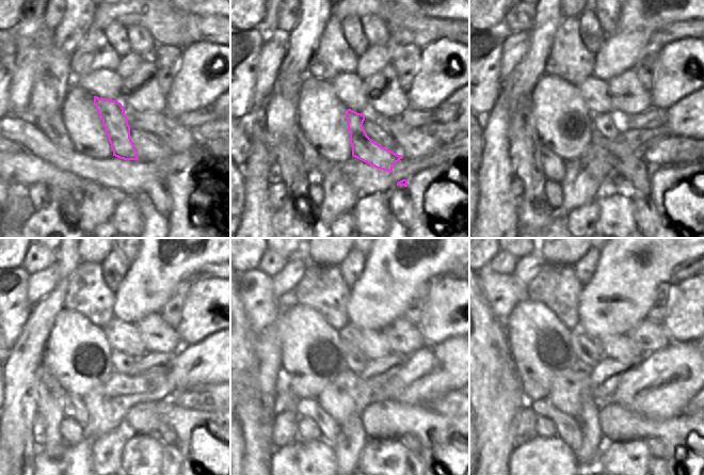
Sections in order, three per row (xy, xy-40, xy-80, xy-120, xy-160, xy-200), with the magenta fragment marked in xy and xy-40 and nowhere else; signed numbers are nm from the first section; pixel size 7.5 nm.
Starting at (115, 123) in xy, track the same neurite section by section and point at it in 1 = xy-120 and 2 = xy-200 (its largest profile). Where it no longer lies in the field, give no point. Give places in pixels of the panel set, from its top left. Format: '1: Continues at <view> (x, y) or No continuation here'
1: Continues at xy-120 (164, 432)
2: Continues at xy-200 (656, 447)

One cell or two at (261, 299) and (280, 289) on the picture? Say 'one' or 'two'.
two

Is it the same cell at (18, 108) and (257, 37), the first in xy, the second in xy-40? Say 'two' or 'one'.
two

